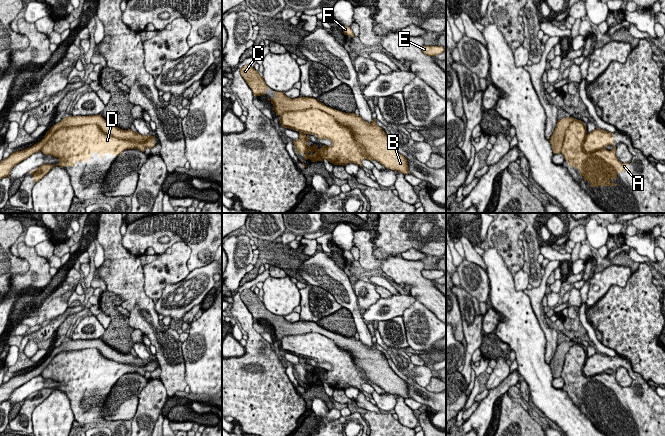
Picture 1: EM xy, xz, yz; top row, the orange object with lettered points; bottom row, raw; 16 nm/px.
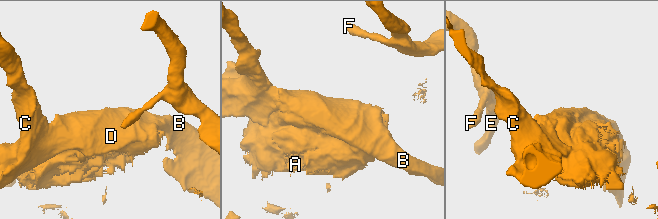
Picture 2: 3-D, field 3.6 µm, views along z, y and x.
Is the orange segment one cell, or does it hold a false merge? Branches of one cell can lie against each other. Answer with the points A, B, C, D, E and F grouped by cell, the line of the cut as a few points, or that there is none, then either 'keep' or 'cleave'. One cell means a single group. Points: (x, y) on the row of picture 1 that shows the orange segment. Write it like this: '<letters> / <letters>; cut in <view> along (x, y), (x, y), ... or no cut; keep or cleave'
A D / B C E F; cut in xy along (152, 136), (122, 140), (95, 124), (63, 126), (40, 150); cleave

